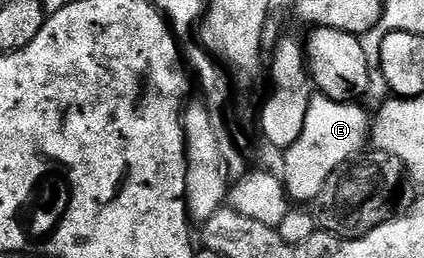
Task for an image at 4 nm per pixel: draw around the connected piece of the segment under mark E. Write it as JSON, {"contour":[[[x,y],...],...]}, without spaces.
{"contour":[[[316,93],[315,99],[307,102],[307,115],[301,128],[301,136],[292,146],[286,147],[281,179],[292,203],[311,202],[318,199],[325,180],[341,168],[341,164],[352,161],[364,153],[369,142],[372,119],[362,110],[362,105],[353,102],[338,102]]]}

